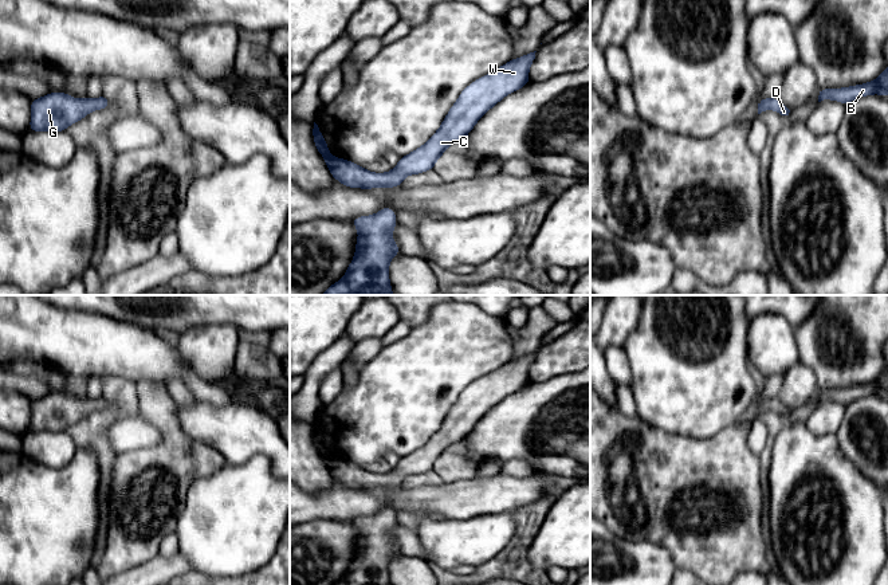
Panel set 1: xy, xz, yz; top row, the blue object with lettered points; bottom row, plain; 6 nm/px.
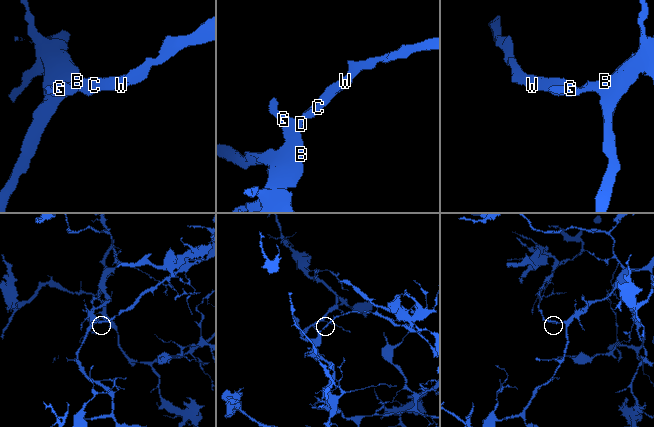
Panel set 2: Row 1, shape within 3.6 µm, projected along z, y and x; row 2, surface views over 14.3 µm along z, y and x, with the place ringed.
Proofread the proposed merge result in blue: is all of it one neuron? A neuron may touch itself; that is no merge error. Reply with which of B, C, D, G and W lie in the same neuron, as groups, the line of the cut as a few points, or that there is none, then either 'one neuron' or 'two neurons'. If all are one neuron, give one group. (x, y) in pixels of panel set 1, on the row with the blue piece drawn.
groups B C D G W; cut none; one neuron

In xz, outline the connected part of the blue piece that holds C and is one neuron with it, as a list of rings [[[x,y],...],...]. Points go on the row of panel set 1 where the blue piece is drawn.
[[[535,52],[511,59],[495,71],[467,86],[449,109],[439,130],[412,153],[400,157],[398,164],[386,173],[374,173],[349,160],[337,158],[329,153],[329,146],[314,122],[313,136],[317,150],[322,154],[333,178],[349,188],[394,188],[409,174],[419,174],[435,168],[444,150],[464,140],[476,122],[500,99],[530,82],[529,70]]]

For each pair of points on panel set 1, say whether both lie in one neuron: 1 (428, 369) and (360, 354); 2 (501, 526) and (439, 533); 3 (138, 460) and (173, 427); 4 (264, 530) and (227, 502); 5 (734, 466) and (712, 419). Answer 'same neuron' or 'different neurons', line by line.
1: different neurons
2: same neuron
3: same neuron
4: same neuron
5: different neurons

